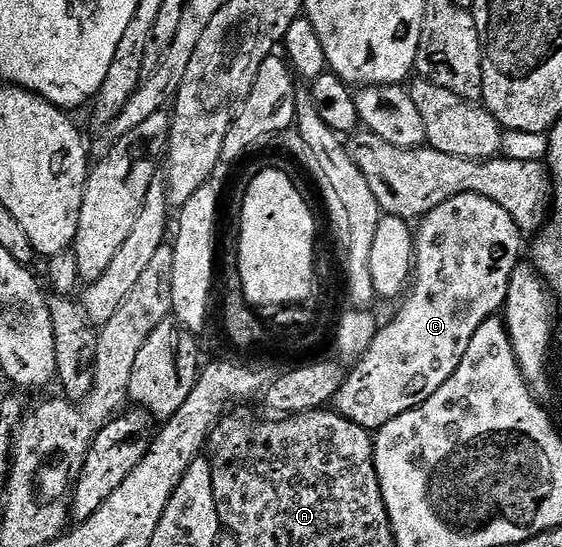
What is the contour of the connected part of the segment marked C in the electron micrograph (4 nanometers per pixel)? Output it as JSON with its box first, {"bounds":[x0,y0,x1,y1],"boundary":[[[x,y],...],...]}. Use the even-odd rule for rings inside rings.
{"bounds":[335,196,523,432],"boundary":[[[455,196],[420,219],[413,239],[413,273],[400,303],[401,311],[378,329],[375,340],[354,365],[358,366],[346,373],[345,383],[335,399],[336,413],[365,430],[376,432],[383,424],[403,416],[403,412],[411,412],[435,396],[435,392],[447,384],[455,368],[459,368],[471,344],[471,336],[479,332],[479,324],[504,307],[511,272],[515,272],[522,261],[521,241],[523,235],[515,220],[511,220],[511,215],[503,212],[495,200],[487,200],[487,196]]]}

